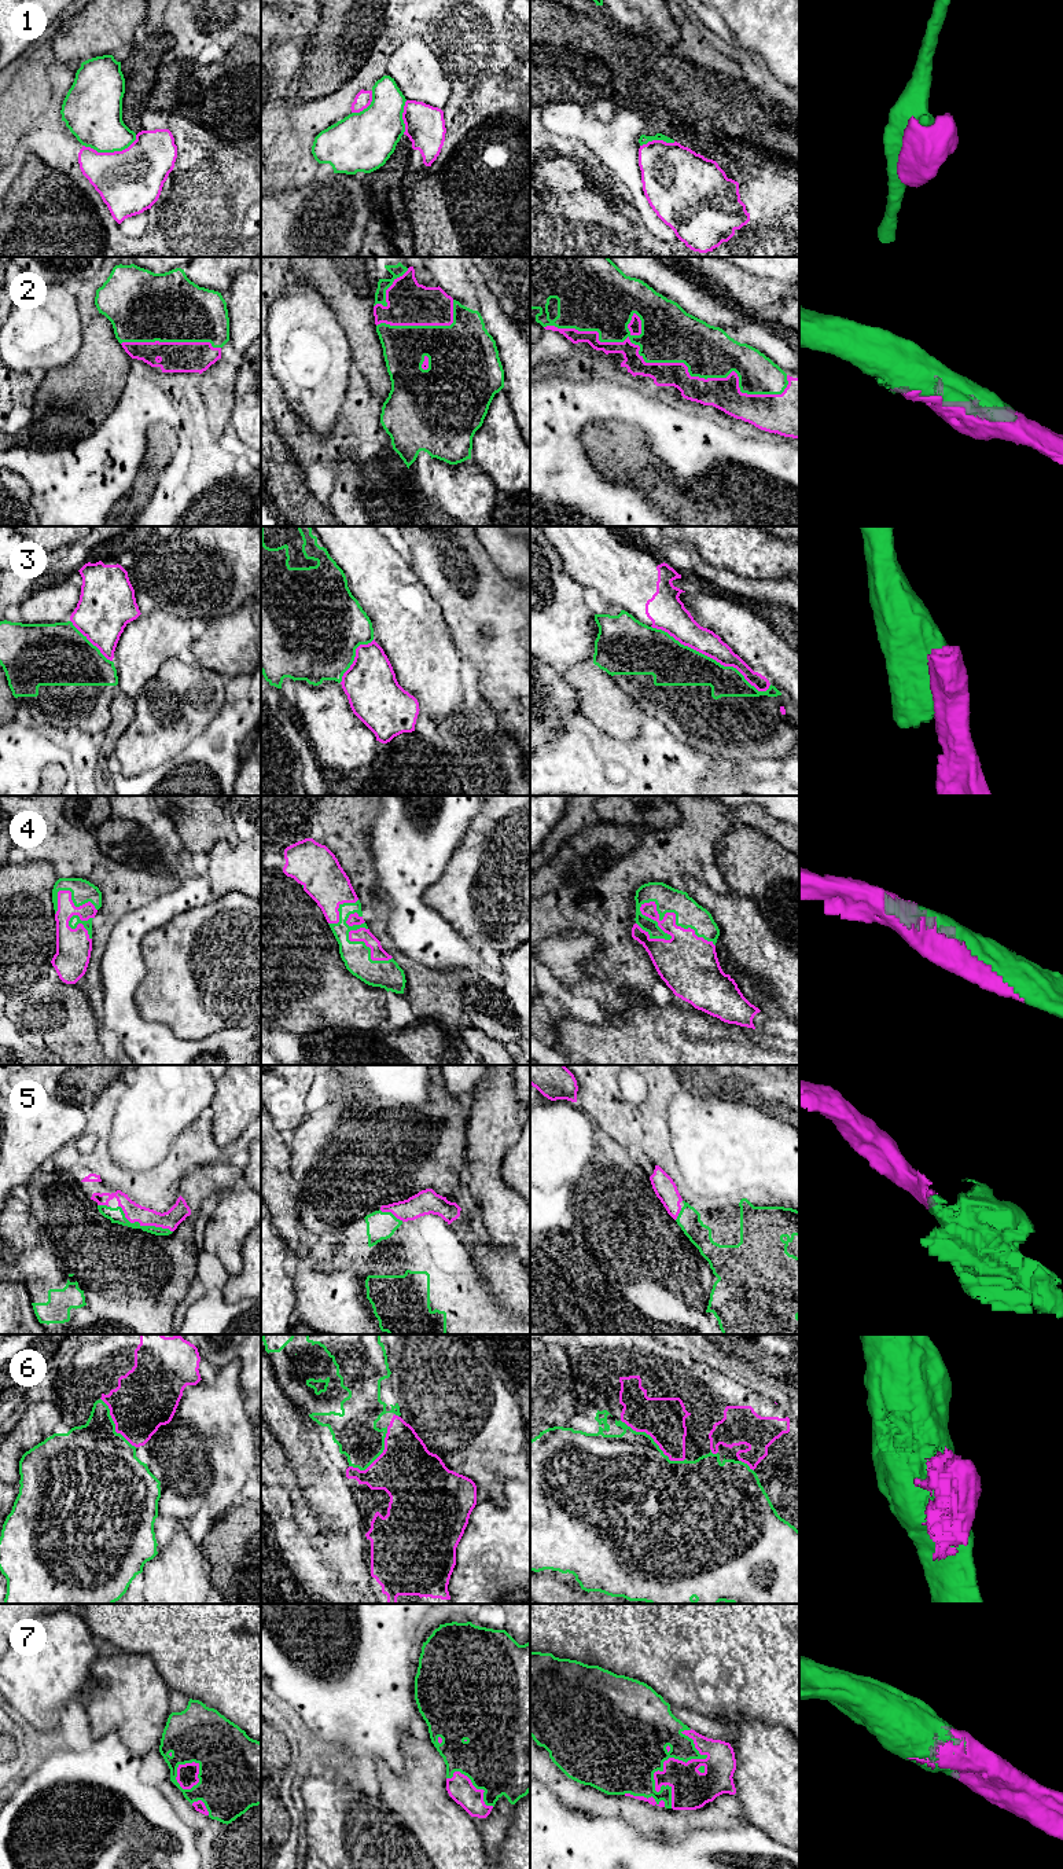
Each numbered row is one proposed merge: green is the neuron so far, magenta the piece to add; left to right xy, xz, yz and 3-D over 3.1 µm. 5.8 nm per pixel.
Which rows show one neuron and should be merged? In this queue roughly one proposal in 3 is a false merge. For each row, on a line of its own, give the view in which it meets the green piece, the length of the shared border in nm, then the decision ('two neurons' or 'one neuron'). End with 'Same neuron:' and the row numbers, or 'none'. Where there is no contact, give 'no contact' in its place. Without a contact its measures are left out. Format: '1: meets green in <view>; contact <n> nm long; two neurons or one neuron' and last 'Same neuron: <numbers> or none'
1: meets green in xy; contact 320 nm long; two neurons
2: meets green in yz; contact 1450 nm long; one neuron
3: meets green in yz; contact 800 nm long; two neurons
4: meets green in yz; contact 500 nm long; one neuron
5: meets green in xy; contact 360 nm long; one neuron
6: meets green in yz; contact 440 nm long; two neurons
7: meets green in yz; contact 480 nm long; one neuron
Same neuron: 2, 4, 5, 7

